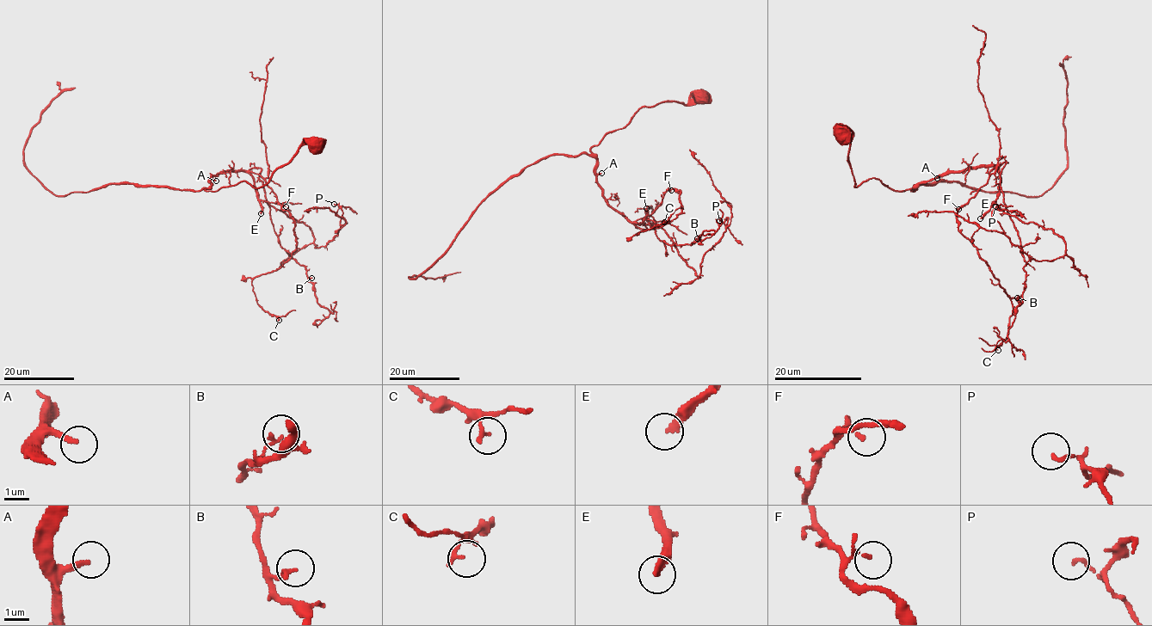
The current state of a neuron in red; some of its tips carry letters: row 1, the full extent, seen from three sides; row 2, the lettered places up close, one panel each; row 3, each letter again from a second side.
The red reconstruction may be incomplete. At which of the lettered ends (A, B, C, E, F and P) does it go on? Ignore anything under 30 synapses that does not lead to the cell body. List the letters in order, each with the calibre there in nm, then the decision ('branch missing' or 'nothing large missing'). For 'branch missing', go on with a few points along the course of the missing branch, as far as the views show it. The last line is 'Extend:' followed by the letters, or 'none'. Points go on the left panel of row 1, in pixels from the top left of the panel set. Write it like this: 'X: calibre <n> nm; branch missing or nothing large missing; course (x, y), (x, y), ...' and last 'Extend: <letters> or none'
A: calibre 190 nm; branch missing; course (216, 181), (228, 215), (204, 223), (198, 251), (204, 260), (207, 279), (225, 300), (243, 304)
B: calibre 140 nm; nothing large missing
C: calibre 170 nm; nothing large missing
E: calibre 240 nm; branch missing; course (261, 213), (278, 246), (274, 272), (255, 289), (265, 340), (279, 358), (286, 339), (262, 316), (279, 301)
F: calibre 90 nm; nothing large missing
P: calibre 140 nm; nothing large missing
Extend: A, E

